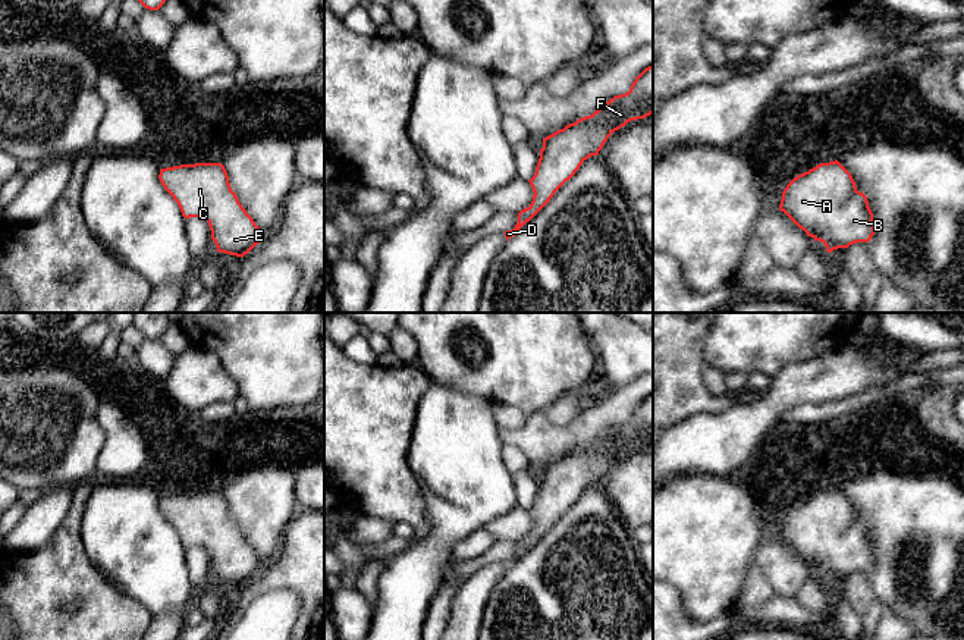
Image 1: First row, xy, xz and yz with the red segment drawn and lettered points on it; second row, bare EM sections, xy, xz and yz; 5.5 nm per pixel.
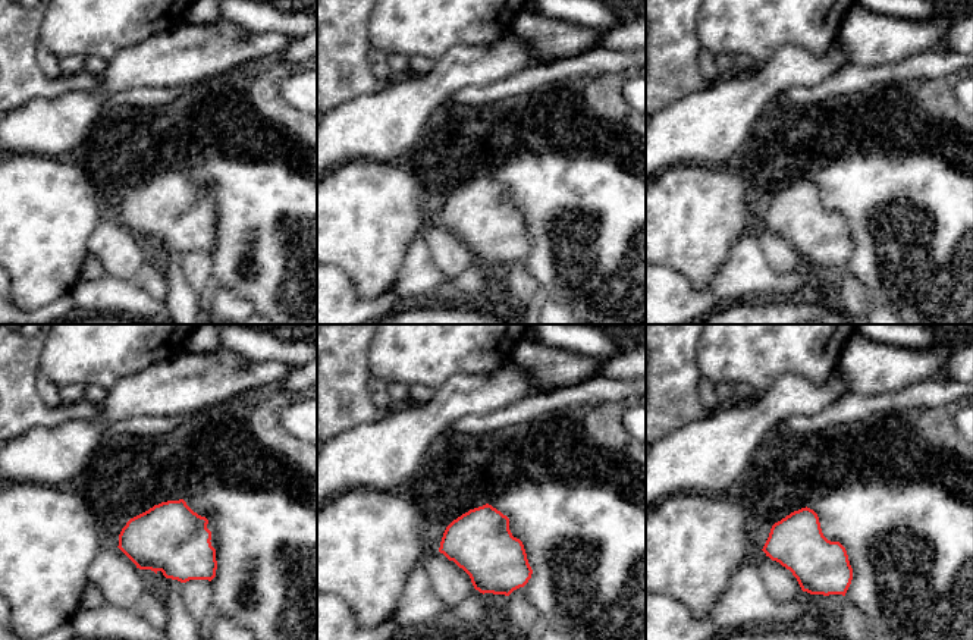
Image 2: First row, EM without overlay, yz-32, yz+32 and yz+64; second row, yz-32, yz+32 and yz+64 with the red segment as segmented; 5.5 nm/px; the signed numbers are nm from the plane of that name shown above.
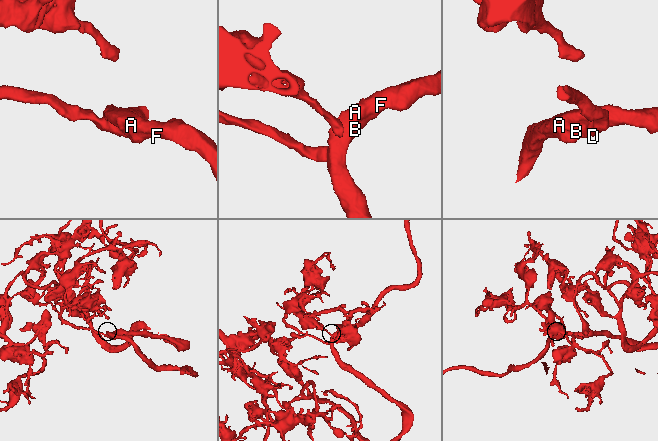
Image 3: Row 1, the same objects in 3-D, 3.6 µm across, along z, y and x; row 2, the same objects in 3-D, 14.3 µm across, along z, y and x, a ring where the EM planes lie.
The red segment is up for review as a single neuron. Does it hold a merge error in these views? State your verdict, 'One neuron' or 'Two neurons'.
One neuron

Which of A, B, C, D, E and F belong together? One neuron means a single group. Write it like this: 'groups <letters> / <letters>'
groups A B C D E F

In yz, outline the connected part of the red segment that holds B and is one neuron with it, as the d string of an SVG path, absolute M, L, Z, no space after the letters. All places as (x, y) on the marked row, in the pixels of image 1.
M838 160L820 163L794 178L782 192L779 210L807 236L823 242L828 252L857 242L869 242L874 235L874 220L867 197L857 189L851 173Z

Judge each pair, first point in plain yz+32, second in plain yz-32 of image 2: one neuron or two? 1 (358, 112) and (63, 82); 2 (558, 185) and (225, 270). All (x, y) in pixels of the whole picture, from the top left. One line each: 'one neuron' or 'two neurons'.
1: two neurons
2: one neuron

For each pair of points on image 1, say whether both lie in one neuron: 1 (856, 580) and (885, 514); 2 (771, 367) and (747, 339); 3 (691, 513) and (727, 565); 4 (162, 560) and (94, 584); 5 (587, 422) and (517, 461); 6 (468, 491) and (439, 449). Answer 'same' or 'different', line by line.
1: different
2: same
3: same
4: different
5: different
6: same

